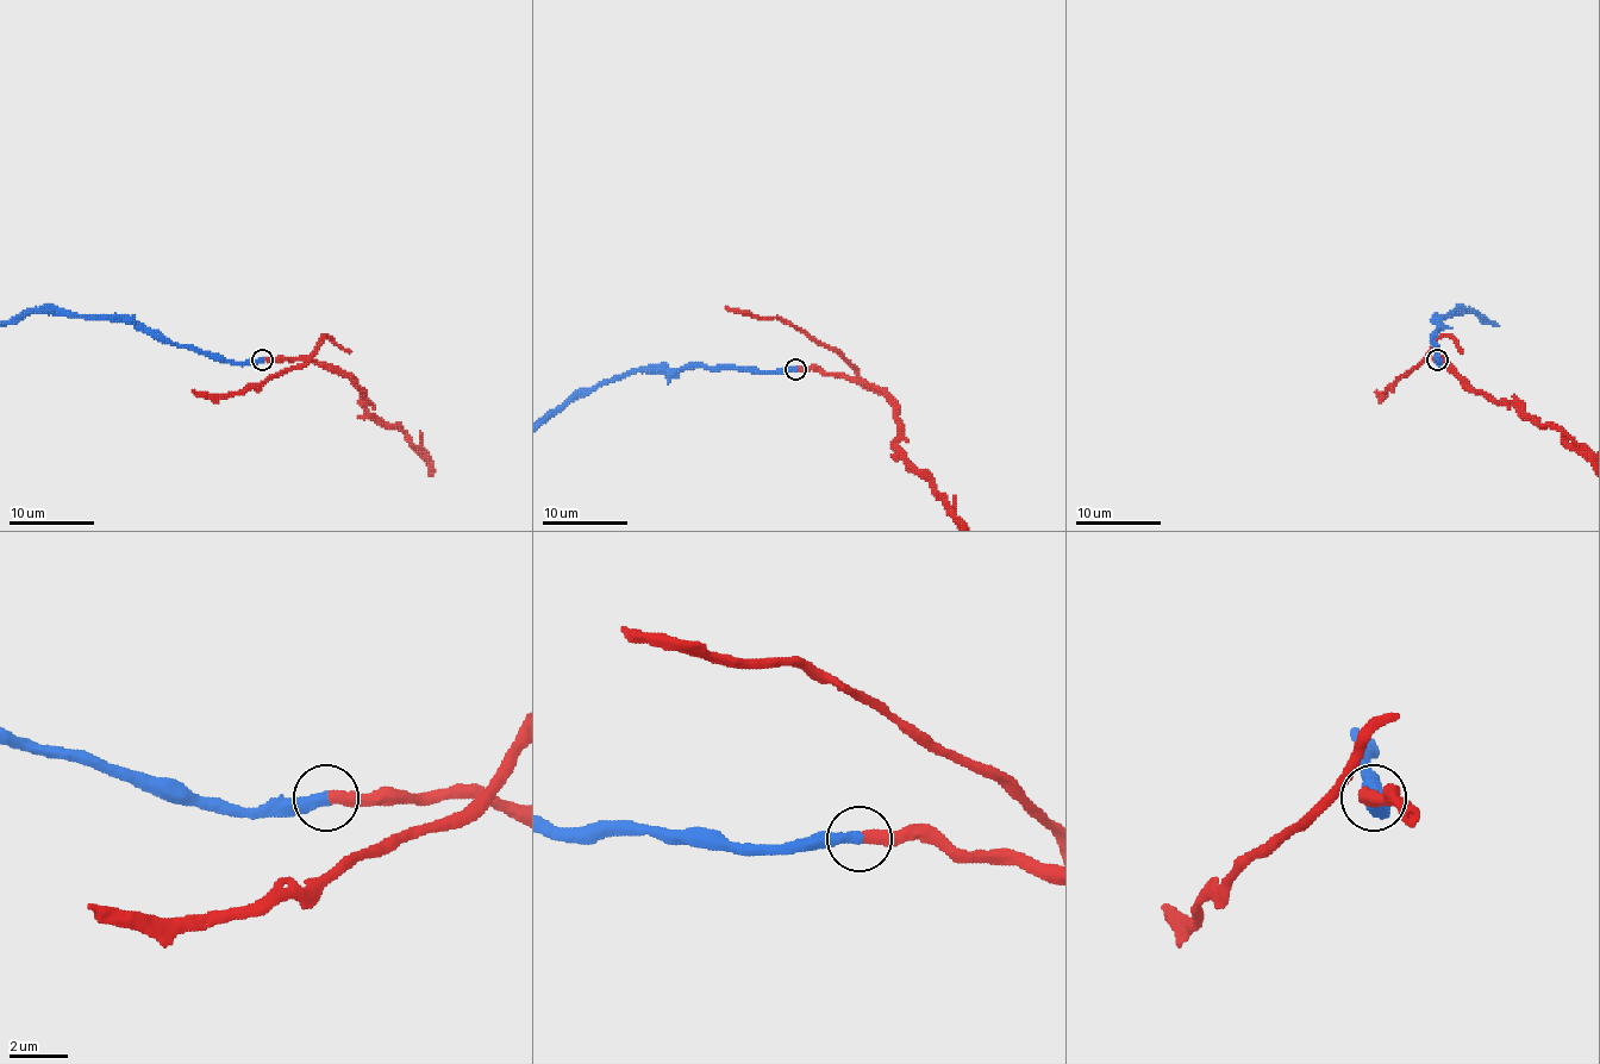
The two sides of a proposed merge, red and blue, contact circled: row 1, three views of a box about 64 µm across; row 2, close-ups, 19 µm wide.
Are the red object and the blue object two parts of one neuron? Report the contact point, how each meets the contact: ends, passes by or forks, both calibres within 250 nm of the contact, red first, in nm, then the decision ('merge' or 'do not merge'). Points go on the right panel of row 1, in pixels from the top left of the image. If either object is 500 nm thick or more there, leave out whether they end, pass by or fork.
(1437, 360) | red ends | blue ends | 440/440 nm | merge

